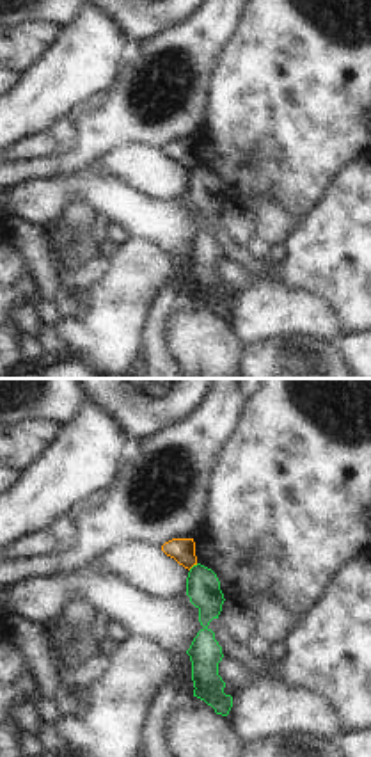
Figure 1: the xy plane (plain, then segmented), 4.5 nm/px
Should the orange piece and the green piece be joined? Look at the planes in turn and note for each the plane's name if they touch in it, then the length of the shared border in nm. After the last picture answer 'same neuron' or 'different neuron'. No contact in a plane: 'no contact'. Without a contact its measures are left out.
meets orange in xy; contact 50 nm long

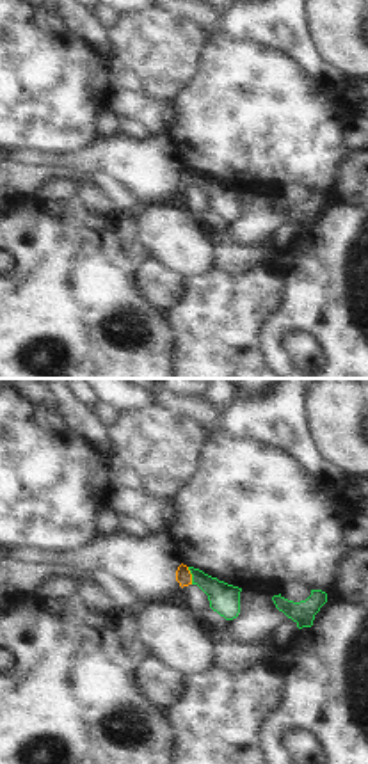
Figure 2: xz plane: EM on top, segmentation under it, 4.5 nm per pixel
meets orange in xz; contact 80 nm long

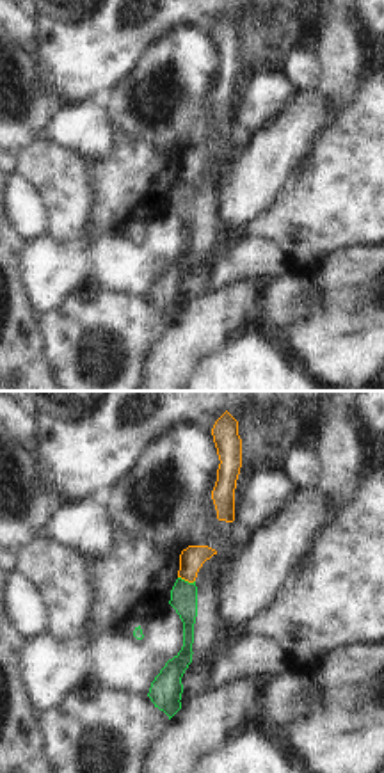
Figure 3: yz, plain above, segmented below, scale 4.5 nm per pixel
meets orange in yz; contact 80 nm long

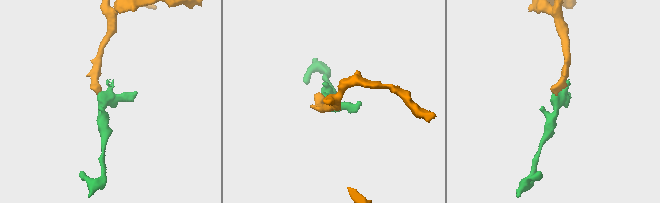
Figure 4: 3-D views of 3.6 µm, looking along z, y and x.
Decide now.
different neuron

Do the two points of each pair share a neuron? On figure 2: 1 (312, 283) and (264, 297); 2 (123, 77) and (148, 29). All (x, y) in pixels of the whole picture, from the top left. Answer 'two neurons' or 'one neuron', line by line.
1: two neurons
2: two neurons

